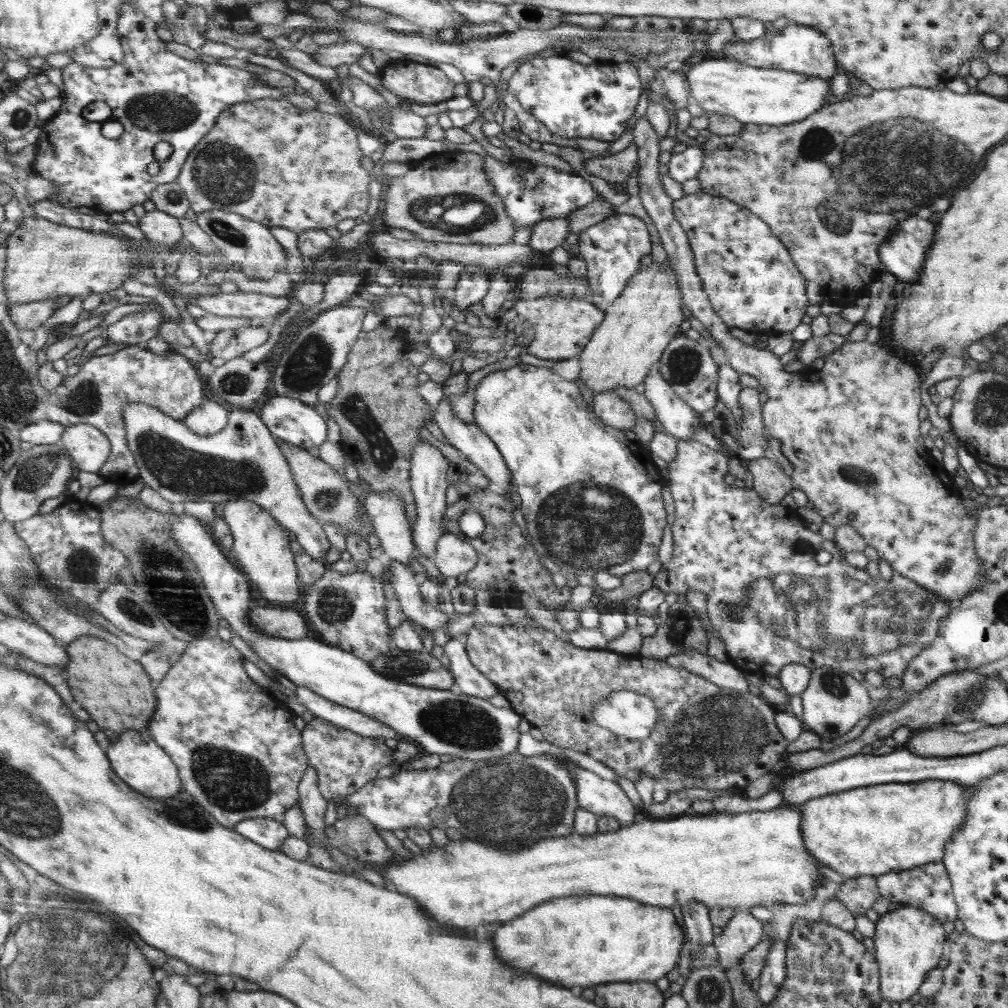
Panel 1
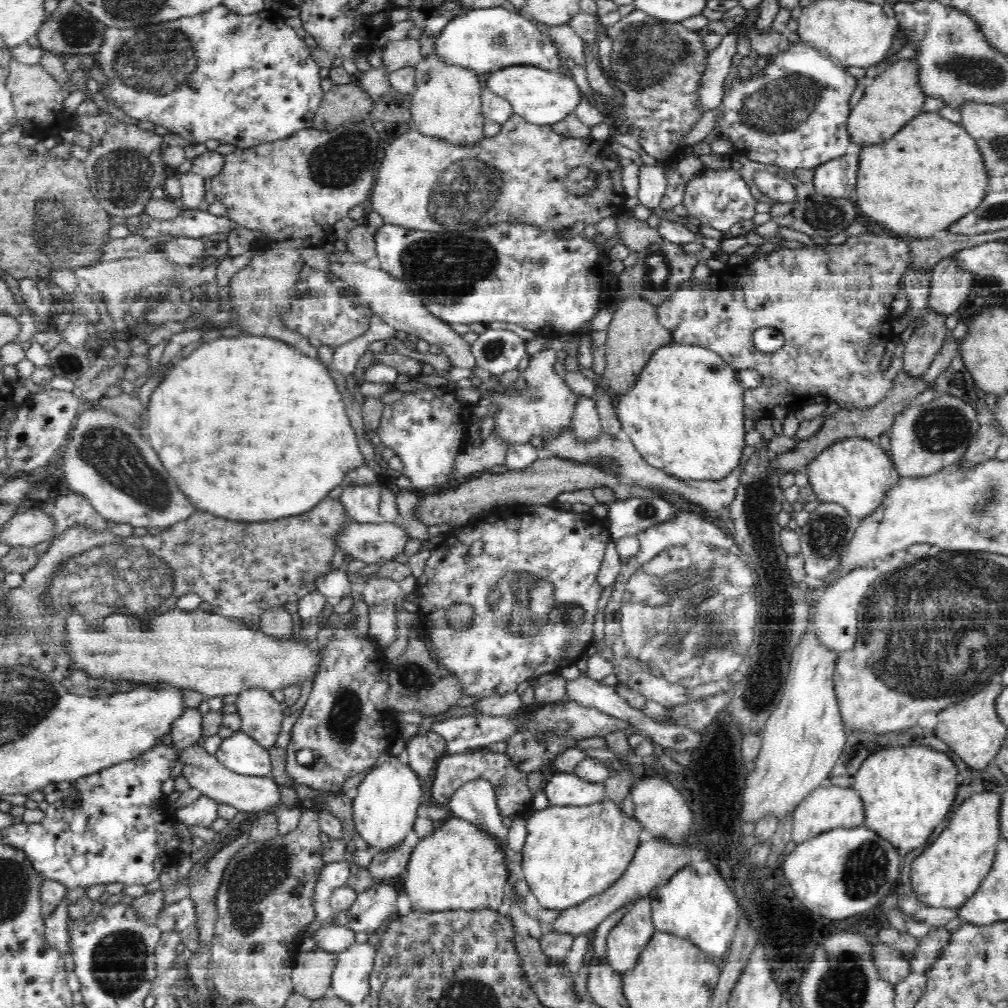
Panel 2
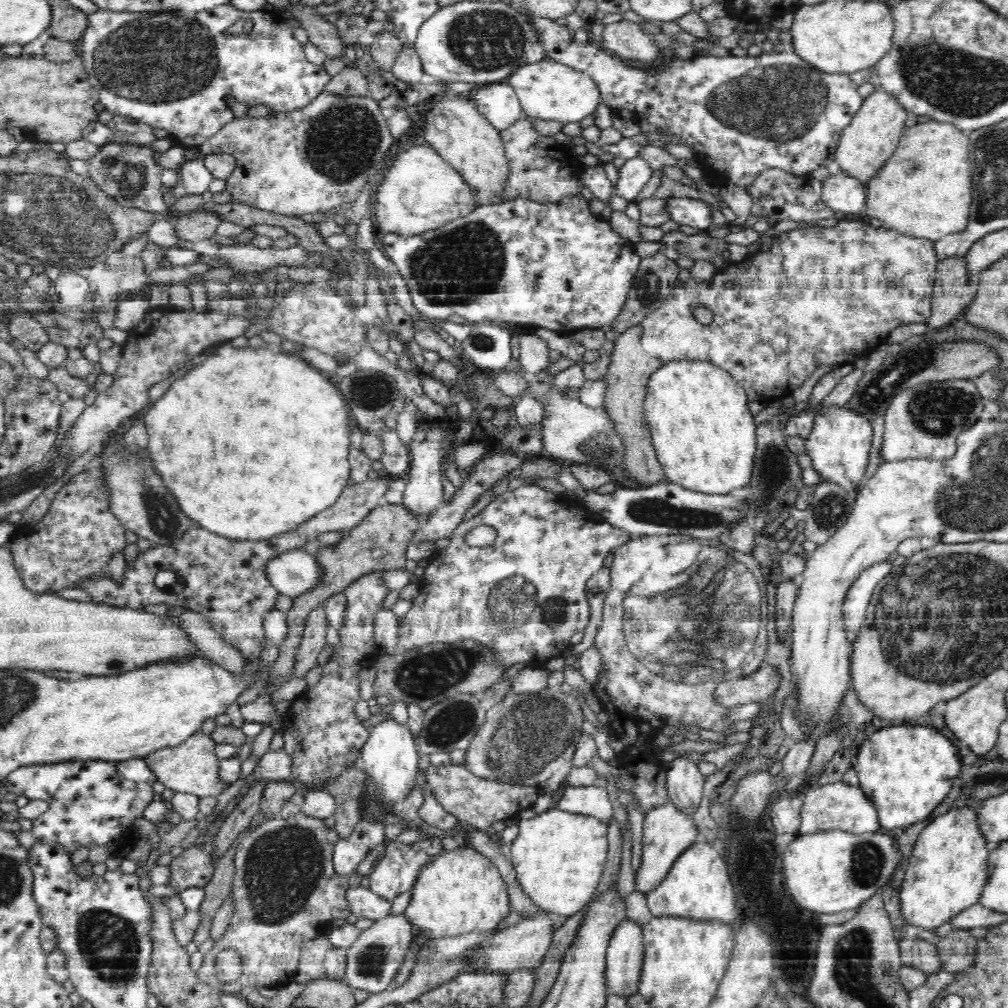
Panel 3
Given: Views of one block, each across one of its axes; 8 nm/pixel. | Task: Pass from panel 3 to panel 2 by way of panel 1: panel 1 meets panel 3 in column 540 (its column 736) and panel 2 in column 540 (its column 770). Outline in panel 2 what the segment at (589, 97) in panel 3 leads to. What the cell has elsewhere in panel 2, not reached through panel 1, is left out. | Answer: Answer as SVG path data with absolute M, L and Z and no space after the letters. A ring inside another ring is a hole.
M509 66L488 74L483 83L494 94L502 95L511 104L513 114L540 126L564 120L578 106L582 94L572 77L537 66Z

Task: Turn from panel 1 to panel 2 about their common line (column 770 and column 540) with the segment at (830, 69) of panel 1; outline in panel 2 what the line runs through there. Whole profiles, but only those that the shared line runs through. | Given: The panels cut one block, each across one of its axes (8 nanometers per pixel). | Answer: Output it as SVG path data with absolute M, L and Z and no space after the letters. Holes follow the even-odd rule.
M501 7L466 9L462 14L454 16L437 34L434 54L443 64L470 69L483 78L516 64L532 64L544 70L558 71L562 62L557 44L538 24L522 17L518 10L508 12Z

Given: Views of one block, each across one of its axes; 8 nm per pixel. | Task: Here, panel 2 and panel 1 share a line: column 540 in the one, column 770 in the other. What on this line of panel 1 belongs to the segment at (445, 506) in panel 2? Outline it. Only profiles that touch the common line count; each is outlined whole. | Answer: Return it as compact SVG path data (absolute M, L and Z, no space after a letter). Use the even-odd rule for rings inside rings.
M768 455L753 459L747 466L754 476L754 490L773 505L780 503L794 488L790 476L786 476L780 464Z

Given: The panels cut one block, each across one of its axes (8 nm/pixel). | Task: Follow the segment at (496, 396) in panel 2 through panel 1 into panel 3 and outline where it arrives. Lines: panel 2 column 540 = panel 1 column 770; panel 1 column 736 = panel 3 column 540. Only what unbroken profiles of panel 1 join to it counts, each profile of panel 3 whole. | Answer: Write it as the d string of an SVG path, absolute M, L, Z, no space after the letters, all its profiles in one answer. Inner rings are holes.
M536 334L520 335L519 342L519 363L527 375L536 374L551 365L549 348Z

